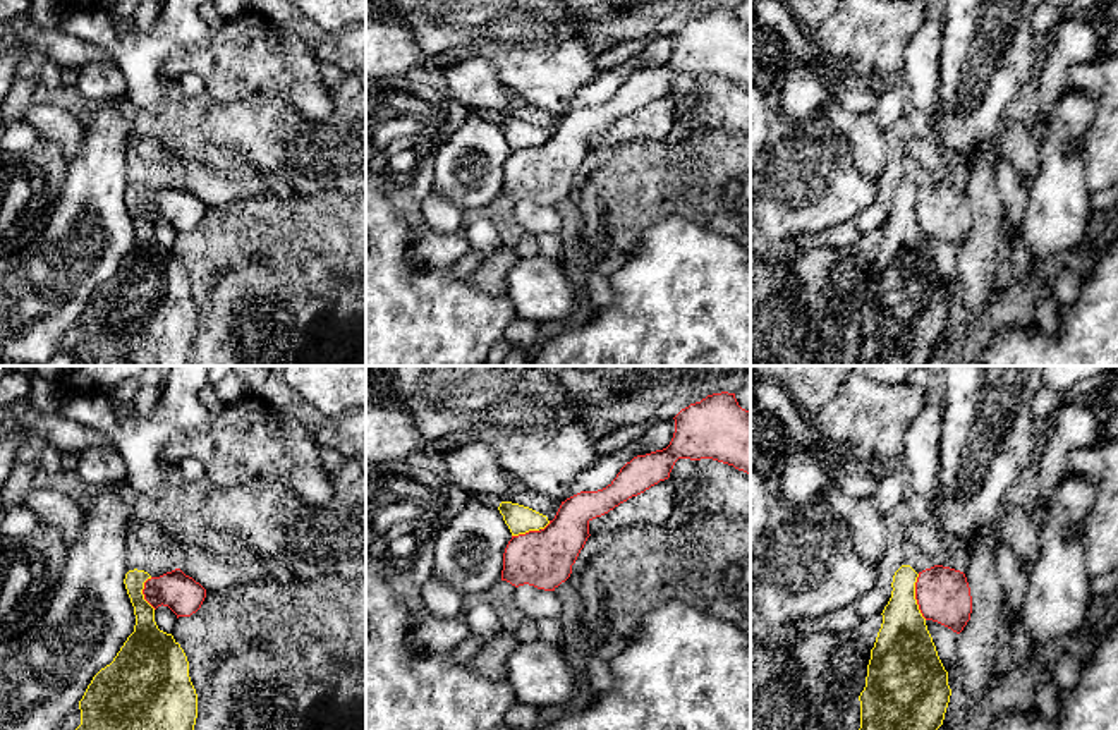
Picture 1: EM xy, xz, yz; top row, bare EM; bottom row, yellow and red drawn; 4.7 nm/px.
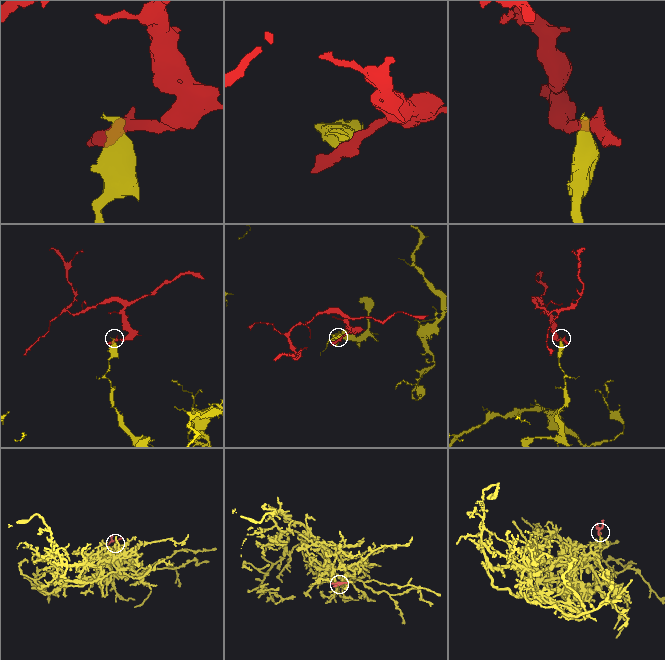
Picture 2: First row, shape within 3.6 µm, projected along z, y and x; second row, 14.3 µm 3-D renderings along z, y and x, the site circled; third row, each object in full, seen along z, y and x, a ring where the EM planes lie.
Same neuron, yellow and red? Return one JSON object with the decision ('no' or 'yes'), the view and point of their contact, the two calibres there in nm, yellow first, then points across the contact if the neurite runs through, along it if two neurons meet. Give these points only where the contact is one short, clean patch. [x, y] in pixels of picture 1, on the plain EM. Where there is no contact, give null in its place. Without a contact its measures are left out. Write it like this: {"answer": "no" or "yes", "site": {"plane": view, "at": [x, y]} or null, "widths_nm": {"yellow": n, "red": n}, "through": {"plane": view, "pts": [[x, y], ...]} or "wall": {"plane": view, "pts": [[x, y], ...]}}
{"answer": "no", "site": {"plane": "yz", "at": [914, 212]}, "widths_nm": {"yellow": 280, "red": 260}, "wall": {"plane": "yz", "pts": [[917, 189], [916, 218], [926, 234]]}}

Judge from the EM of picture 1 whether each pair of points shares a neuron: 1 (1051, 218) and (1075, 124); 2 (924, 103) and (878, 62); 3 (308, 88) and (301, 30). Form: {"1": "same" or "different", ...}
{"1": "same", "2": "different", "3": "different"}

